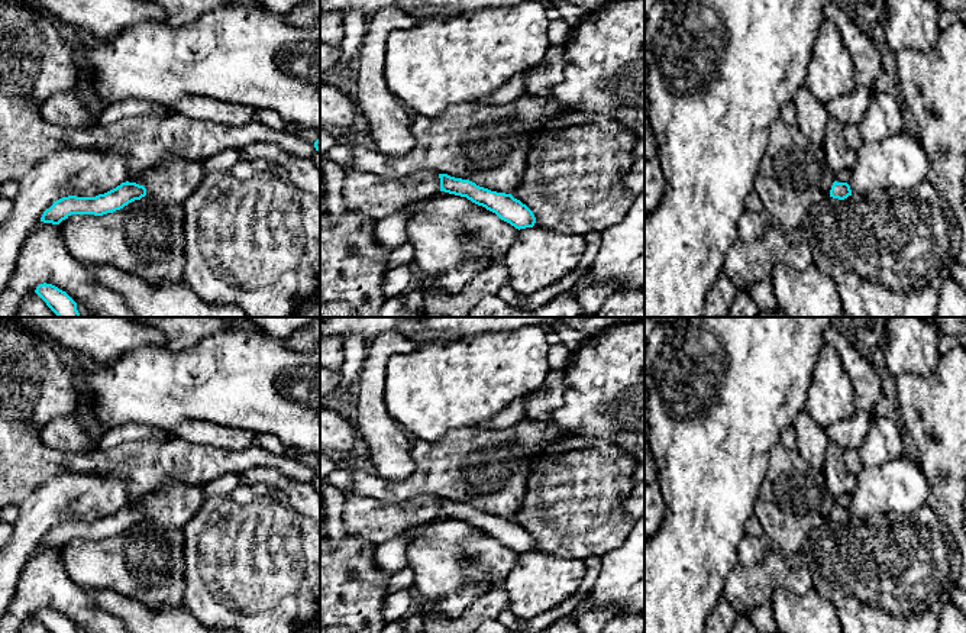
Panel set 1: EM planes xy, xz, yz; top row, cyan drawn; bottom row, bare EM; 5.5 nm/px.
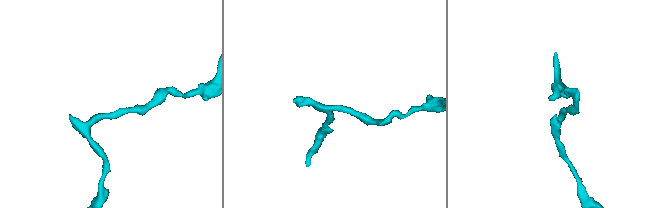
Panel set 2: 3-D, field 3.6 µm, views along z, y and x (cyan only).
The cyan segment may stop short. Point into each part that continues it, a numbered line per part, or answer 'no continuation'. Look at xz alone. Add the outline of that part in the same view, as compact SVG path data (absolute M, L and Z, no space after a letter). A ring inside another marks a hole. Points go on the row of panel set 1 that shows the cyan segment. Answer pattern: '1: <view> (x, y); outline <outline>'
no continuation

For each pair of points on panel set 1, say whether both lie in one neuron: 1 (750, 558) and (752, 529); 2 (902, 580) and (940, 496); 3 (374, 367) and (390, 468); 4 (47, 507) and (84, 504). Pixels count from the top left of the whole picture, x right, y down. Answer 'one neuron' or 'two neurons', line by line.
1: two neurons
2: two neurons
3: one neuron
4: one neuron

